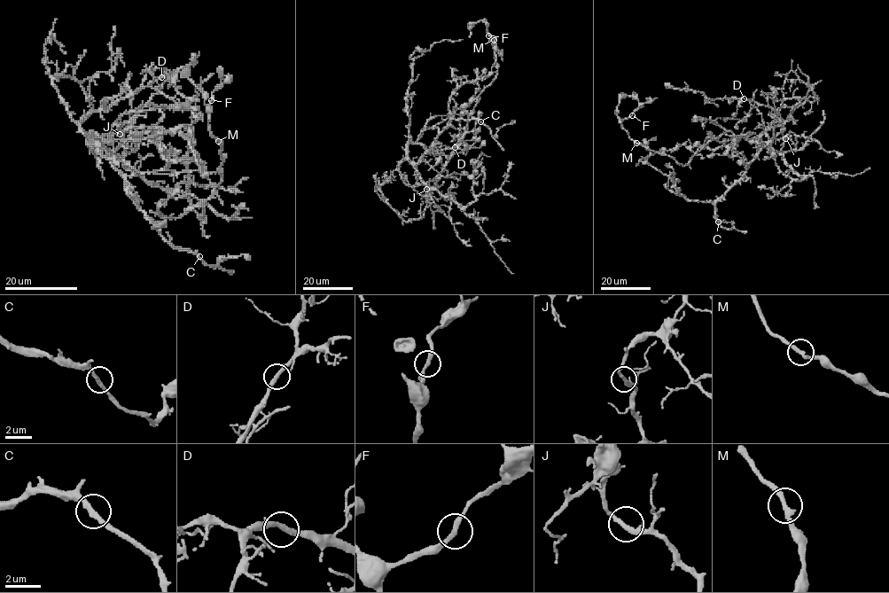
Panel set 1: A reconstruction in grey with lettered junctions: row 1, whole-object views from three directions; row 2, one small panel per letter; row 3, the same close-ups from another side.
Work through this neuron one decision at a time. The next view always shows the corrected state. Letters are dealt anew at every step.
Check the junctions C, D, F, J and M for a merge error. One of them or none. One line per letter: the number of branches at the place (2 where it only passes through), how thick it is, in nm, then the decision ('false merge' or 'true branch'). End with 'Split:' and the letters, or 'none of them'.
C: 2 branches meet; 280 nm thick; true branch
D: 2 branches meet; 300 nm thick; true branch
F: 2 branches meet; 240 nm thick; true branch
J: 2 branches meet; 260 nm thick; true branch
M: 2 branches meet; 280 nm thick; true branch
Split: none of them

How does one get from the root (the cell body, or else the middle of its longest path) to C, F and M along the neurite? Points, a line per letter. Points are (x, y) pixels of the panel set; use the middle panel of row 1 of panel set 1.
C: (429, 152), (422, 144), (409, 143), (407, 156), (417, 163), (451, 120), (478, 119), (480, 121)
F: (429, 152), (450, 157), (467, 129), (468, 117), (478, 97), (495, 78), (496, 44), (487, 25), (488, 35)
M: (429, 152), (448, 159), (467, 129), (468, 117), (478, 97), (496, 74), (494, 40)

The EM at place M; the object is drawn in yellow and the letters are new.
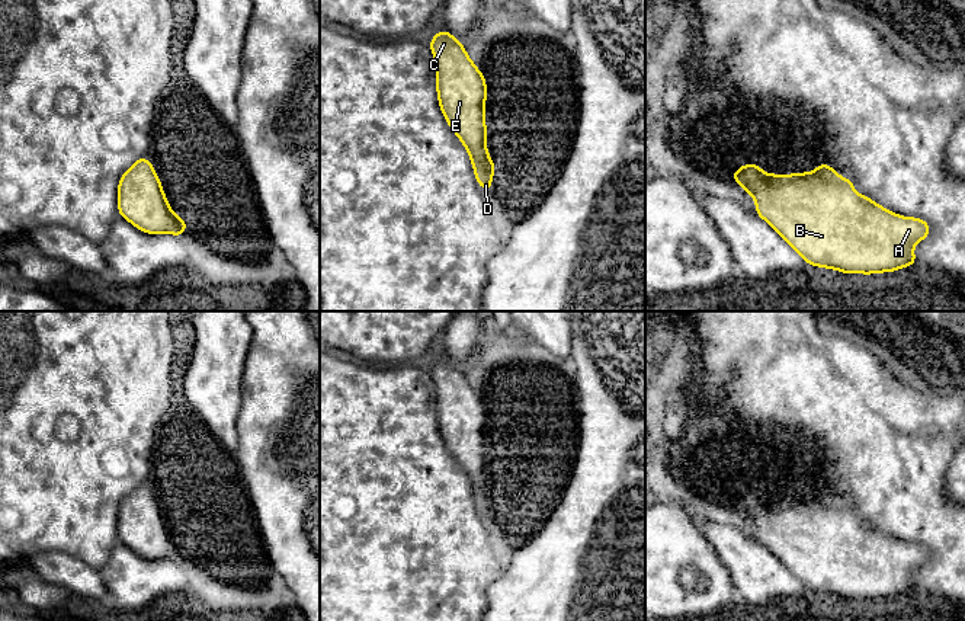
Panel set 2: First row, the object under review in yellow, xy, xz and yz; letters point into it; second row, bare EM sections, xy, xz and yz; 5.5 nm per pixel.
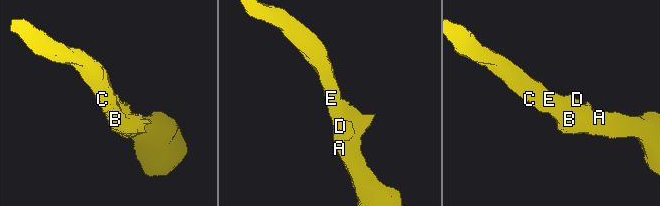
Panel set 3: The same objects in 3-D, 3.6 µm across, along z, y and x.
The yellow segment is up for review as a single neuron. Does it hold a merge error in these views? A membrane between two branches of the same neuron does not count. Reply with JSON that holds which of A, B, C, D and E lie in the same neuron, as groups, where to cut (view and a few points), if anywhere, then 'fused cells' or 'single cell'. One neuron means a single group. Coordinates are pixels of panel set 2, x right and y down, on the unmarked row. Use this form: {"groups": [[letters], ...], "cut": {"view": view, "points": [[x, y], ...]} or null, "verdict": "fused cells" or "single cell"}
{"groups": [["A", "B", "C", "D", "E"]], "cut": null, "verdict": "single cell"}

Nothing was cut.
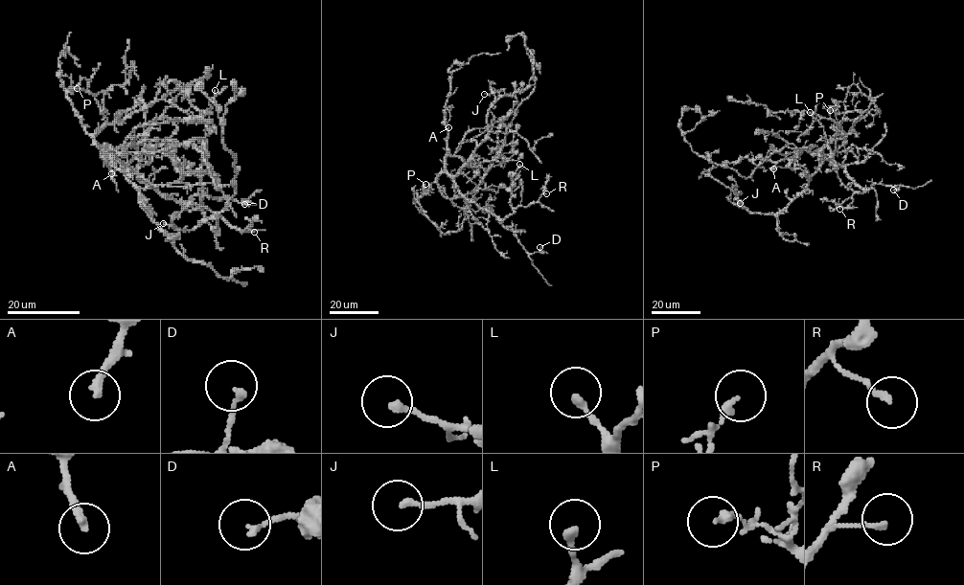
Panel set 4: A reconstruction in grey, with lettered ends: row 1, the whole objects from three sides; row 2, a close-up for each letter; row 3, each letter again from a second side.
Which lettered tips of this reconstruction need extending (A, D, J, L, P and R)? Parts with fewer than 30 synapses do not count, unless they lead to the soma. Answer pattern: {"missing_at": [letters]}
{"missing_at": ["A"]}

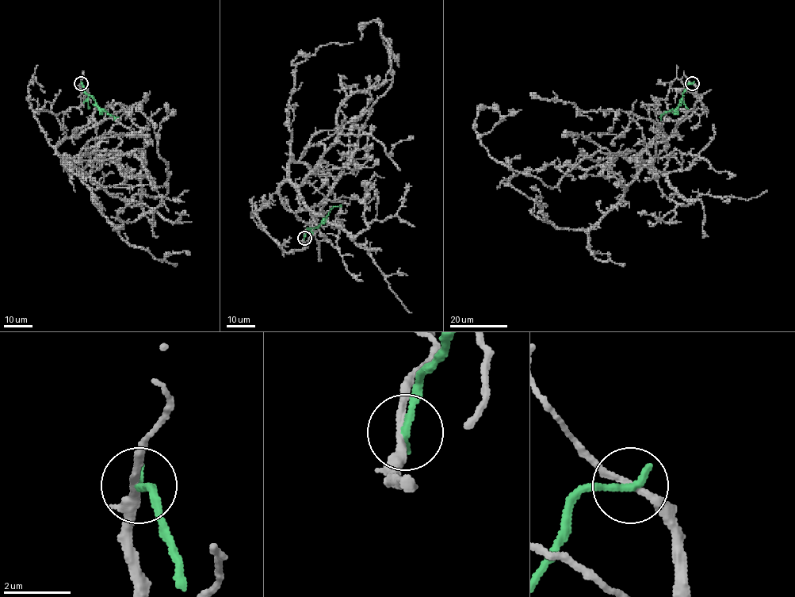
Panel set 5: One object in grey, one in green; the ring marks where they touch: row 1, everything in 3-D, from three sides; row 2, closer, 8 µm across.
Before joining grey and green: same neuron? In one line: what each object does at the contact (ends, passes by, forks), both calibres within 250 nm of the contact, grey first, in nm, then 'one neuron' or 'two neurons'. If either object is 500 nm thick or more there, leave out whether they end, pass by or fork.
grey passes by | green ends | 200/280 nm | two neurons

